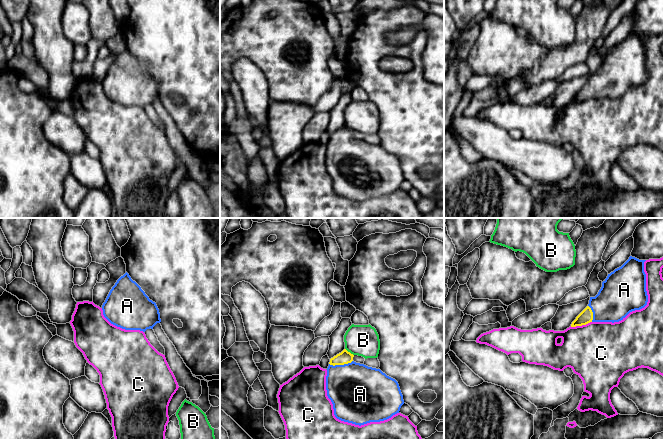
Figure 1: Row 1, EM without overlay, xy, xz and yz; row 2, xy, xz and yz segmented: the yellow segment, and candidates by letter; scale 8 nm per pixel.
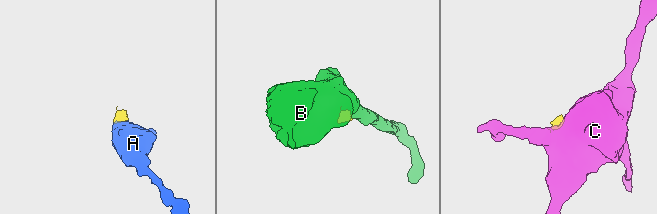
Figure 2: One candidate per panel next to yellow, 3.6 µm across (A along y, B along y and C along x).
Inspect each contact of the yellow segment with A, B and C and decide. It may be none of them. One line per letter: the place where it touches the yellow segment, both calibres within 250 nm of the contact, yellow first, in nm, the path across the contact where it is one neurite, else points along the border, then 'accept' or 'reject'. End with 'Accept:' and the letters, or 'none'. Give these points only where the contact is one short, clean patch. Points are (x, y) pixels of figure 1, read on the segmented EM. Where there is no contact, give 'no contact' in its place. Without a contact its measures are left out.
A: contact xz (340, 364); calibres 110 and 420 nm; way xz (345, 357), (340, 364), (346, 381), (355, 390); accept
B: contact xz (349, 352); calibres 110 and 260 nm; border xz (345, 348), (353, 355); reject
C: contact yz (580, 325); calibres 110 and 480 nm; border yz (591, 321), (581, 325), (570, 326); reject
Accept: A

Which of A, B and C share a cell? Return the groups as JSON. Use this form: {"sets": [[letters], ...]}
{"sets": [["A"], ["B"], ["C"]]}

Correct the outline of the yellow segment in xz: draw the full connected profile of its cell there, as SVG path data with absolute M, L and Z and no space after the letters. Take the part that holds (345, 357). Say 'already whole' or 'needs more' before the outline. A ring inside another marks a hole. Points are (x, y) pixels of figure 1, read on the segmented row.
needs more; M344 349L330 359L327 368L326 390L337 419L355 425L380 422L399 413L404 404L398 382L380 369L353 361L354 355Z

